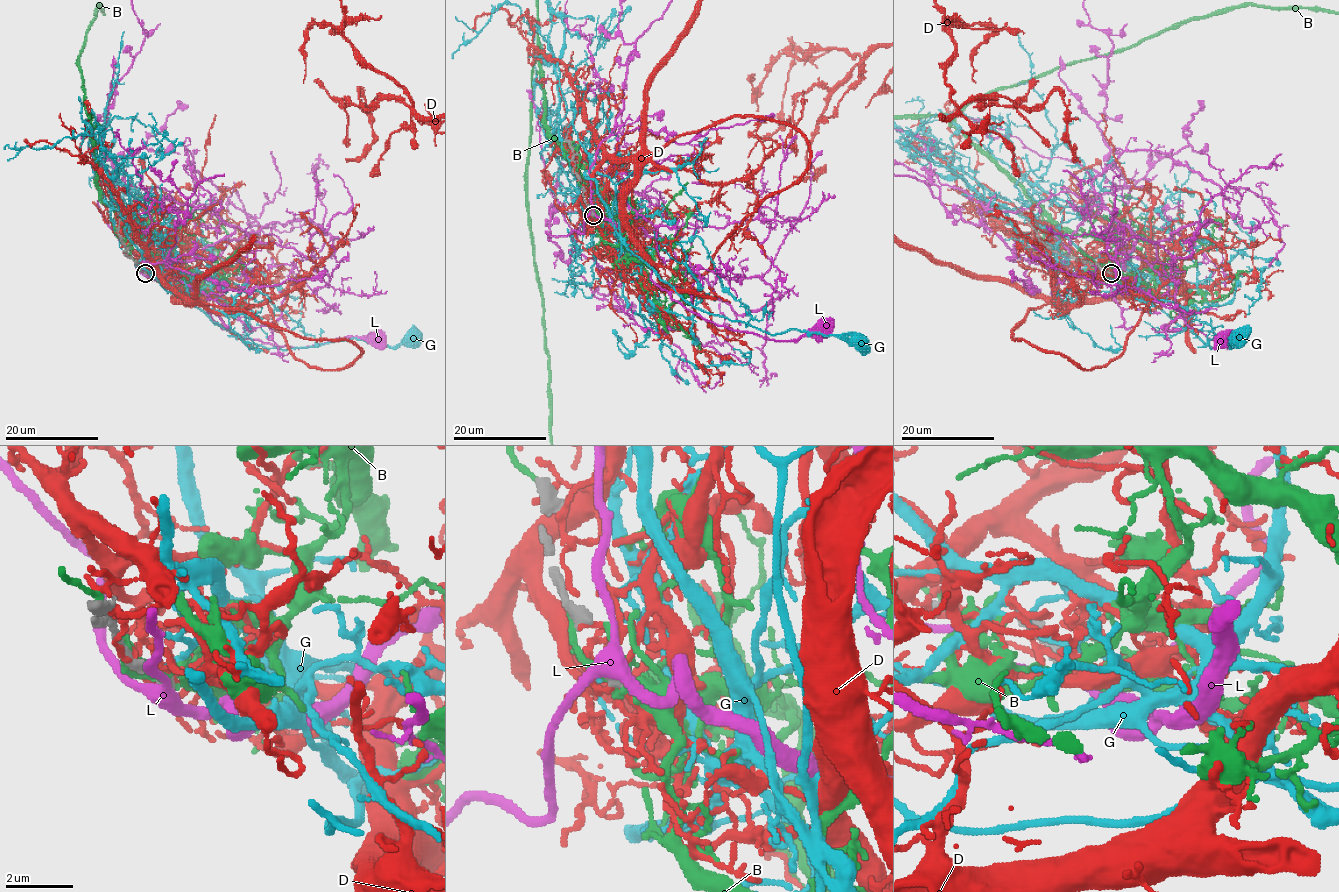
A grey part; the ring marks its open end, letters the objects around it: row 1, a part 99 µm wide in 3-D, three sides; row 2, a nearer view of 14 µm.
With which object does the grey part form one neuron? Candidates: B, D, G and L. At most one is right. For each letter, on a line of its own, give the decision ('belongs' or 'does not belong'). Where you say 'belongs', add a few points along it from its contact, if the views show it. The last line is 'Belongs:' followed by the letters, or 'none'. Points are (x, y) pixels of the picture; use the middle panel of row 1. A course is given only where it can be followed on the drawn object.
B: does not belong
D: does not belong
G: does not belong
L: does not belong
Belongs: none

